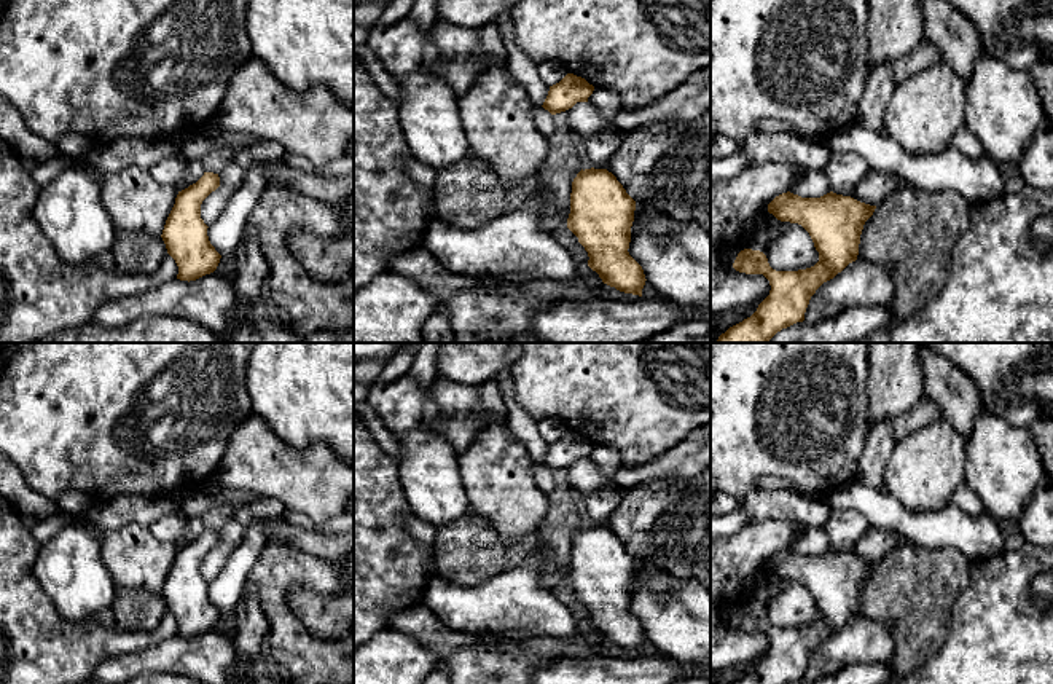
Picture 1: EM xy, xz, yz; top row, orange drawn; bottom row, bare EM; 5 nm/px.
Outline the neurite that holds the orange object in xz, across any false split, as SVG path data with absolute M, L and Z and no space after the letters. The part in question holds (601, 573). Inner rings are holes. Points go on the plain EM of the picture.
M581 526L572 539L567 585L588 609L588 623L599 631L604 641L642 654L647 636L642 623L628 609L634 568L636 558L607 526Z

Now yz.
M790 548L776 553L768 569L781 579L801 582L819 609L819 619L806 627L776 628L763 609L741 607L733 625L763 631L771 647L750 674L733 684L790 684L803 679L816 647L857 617L863 582L875 566L833 548L820 555L801 555Z

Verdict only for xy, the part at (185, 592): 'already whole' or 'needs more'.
already whole

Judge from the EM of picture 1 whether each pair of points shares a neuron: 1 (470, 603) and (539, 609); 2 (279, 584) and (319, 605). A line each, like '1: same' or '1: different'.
1: same
2: different

